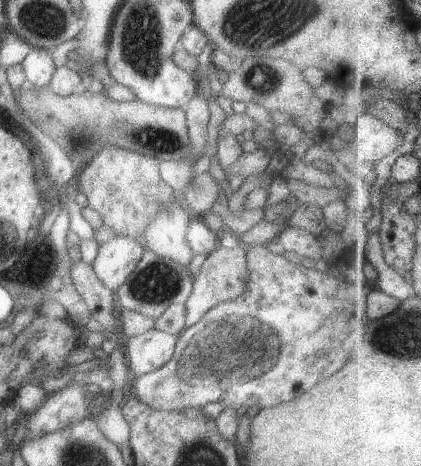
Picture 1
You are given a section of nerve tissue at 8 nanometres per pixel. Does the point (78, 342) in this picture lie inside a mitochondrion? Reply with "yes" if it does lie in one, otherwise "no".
no

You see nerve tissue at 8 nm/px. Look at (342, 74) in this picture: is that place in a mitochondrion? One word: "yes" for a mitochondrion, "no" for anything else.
no

